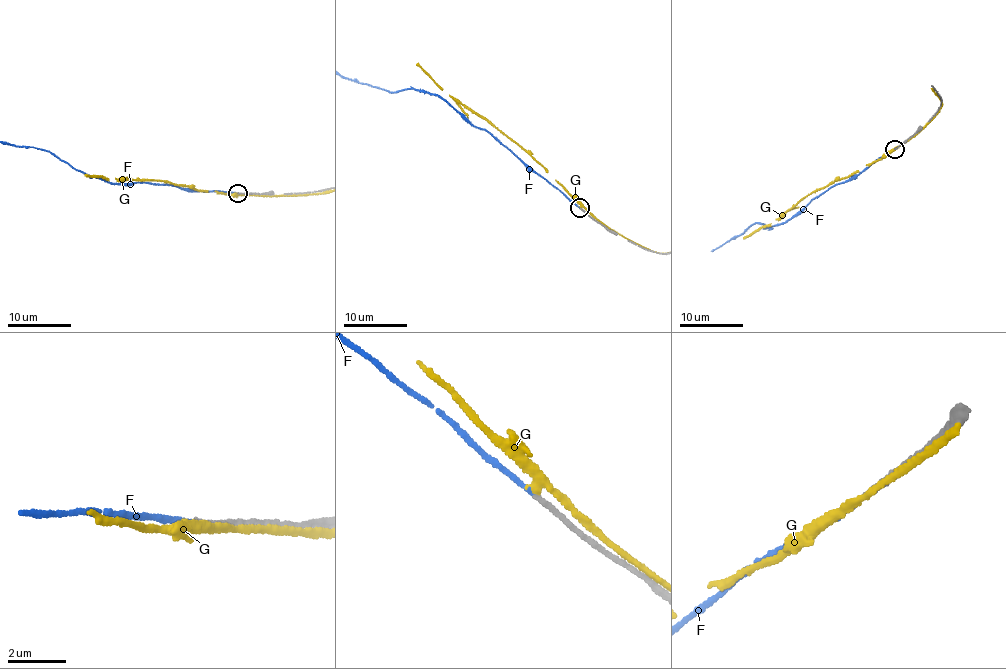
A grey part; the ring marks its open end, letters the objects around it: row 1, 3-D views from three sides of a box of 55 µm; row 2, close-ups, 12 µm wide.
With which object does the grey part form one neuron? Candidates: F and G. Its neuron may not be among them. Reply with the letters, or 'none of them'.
F

